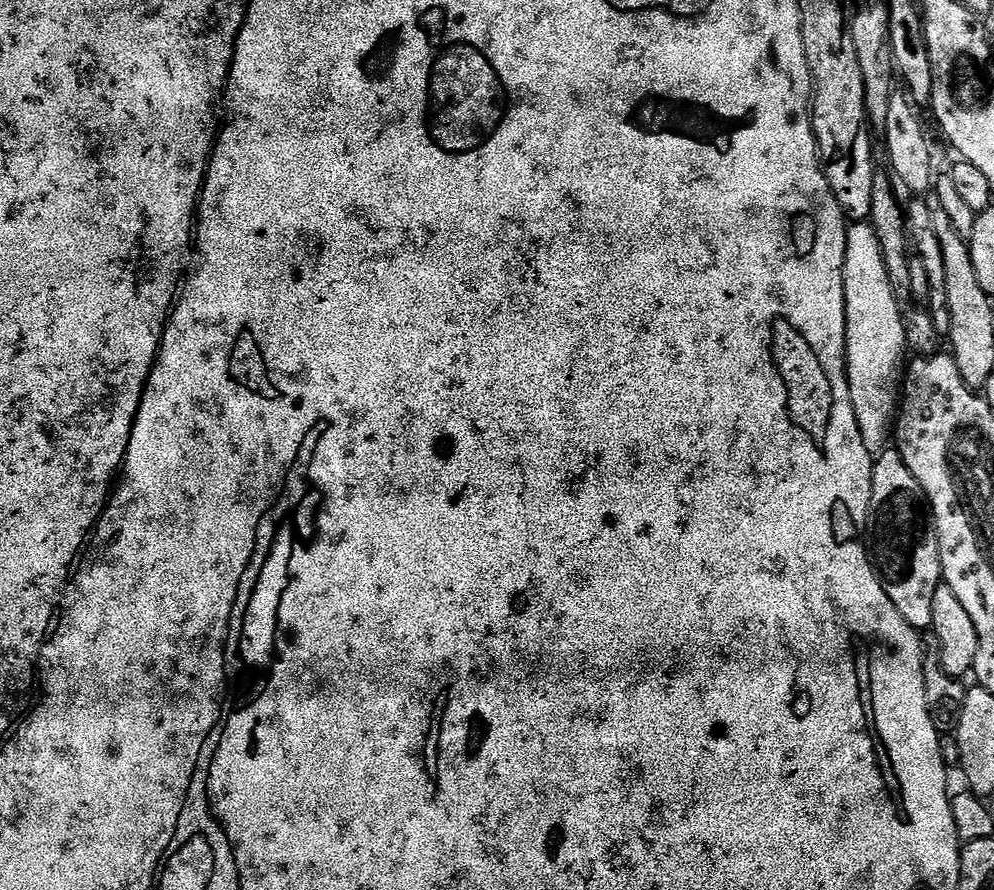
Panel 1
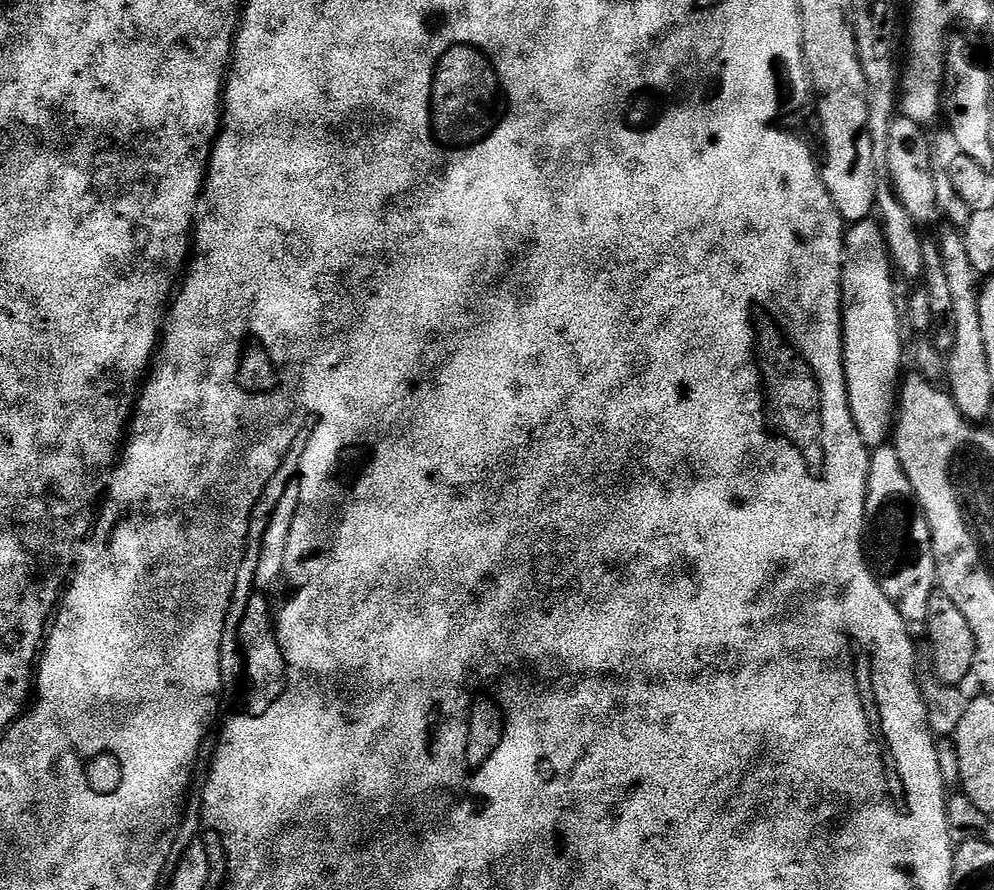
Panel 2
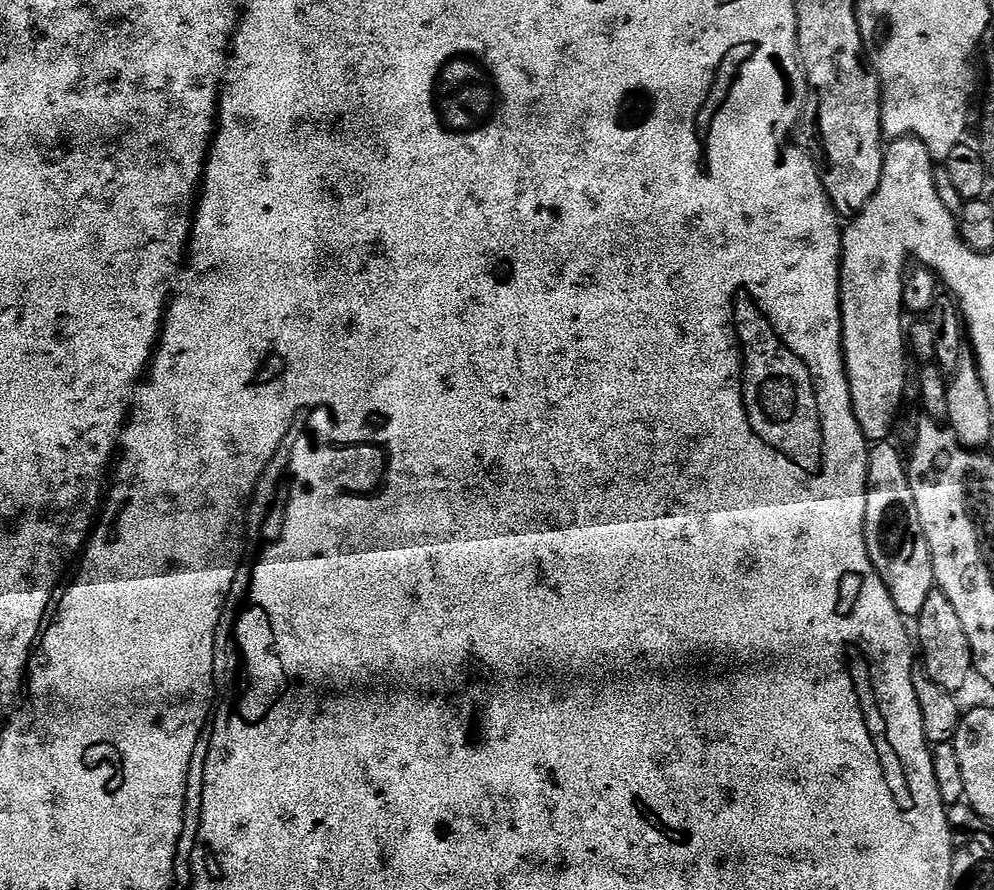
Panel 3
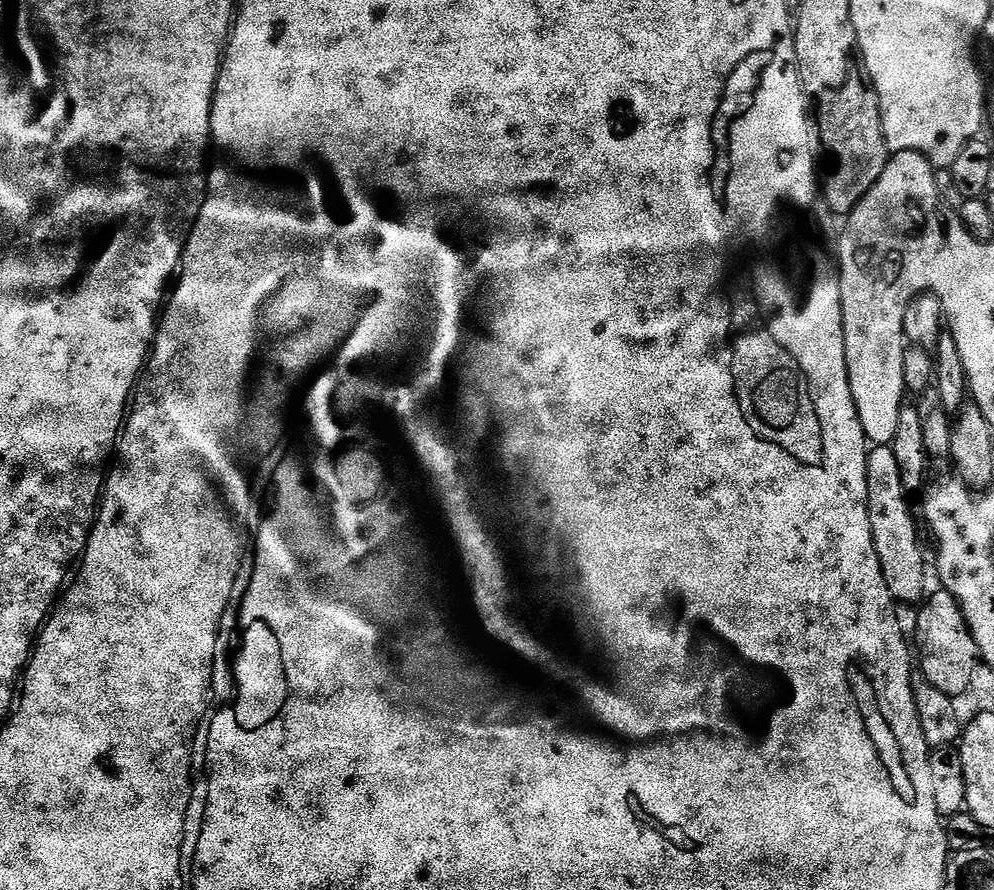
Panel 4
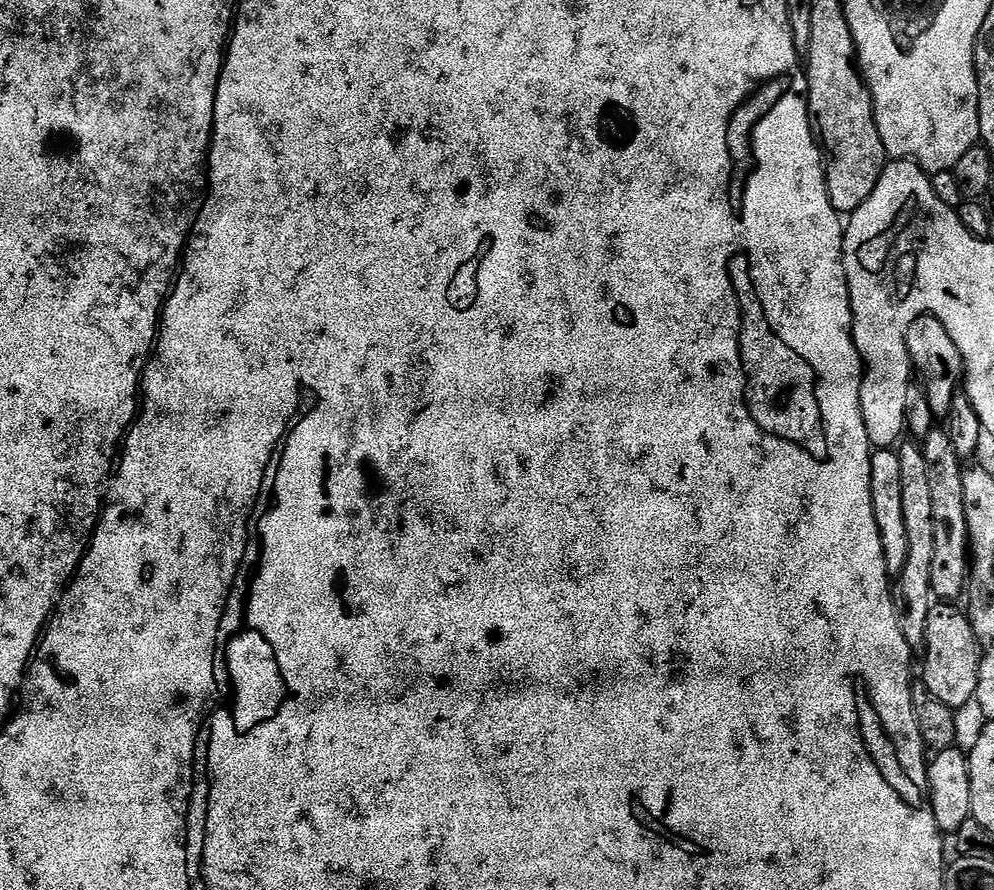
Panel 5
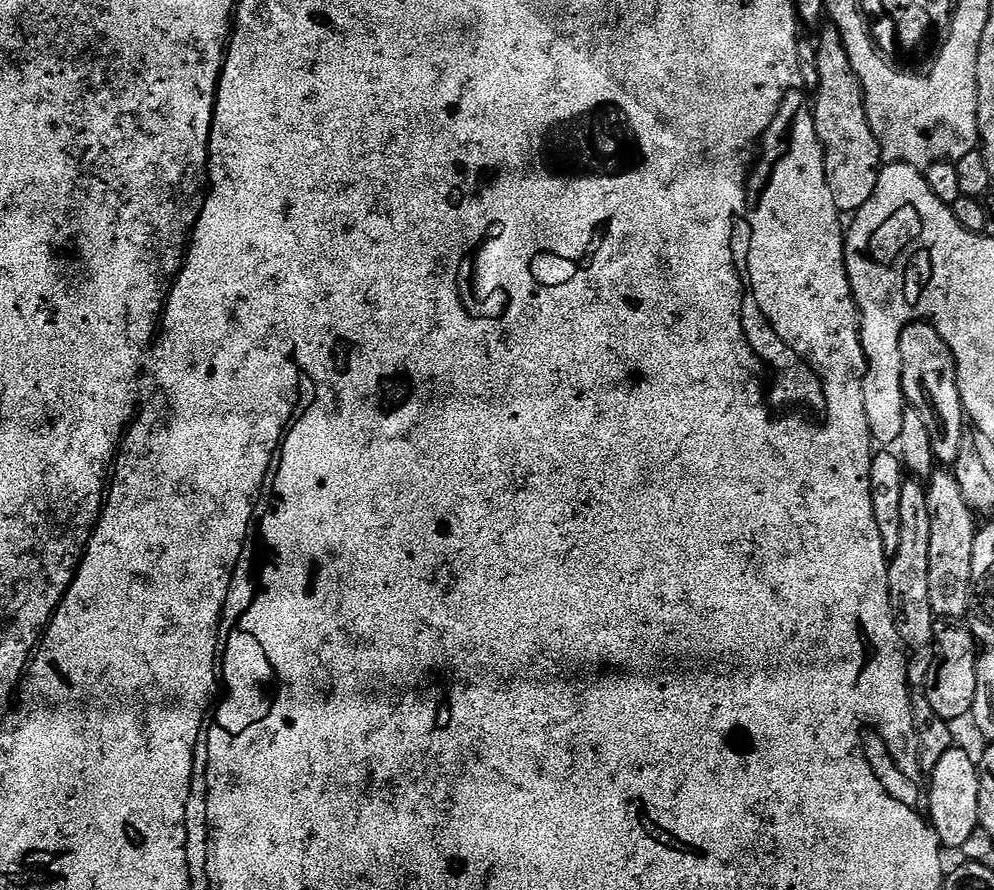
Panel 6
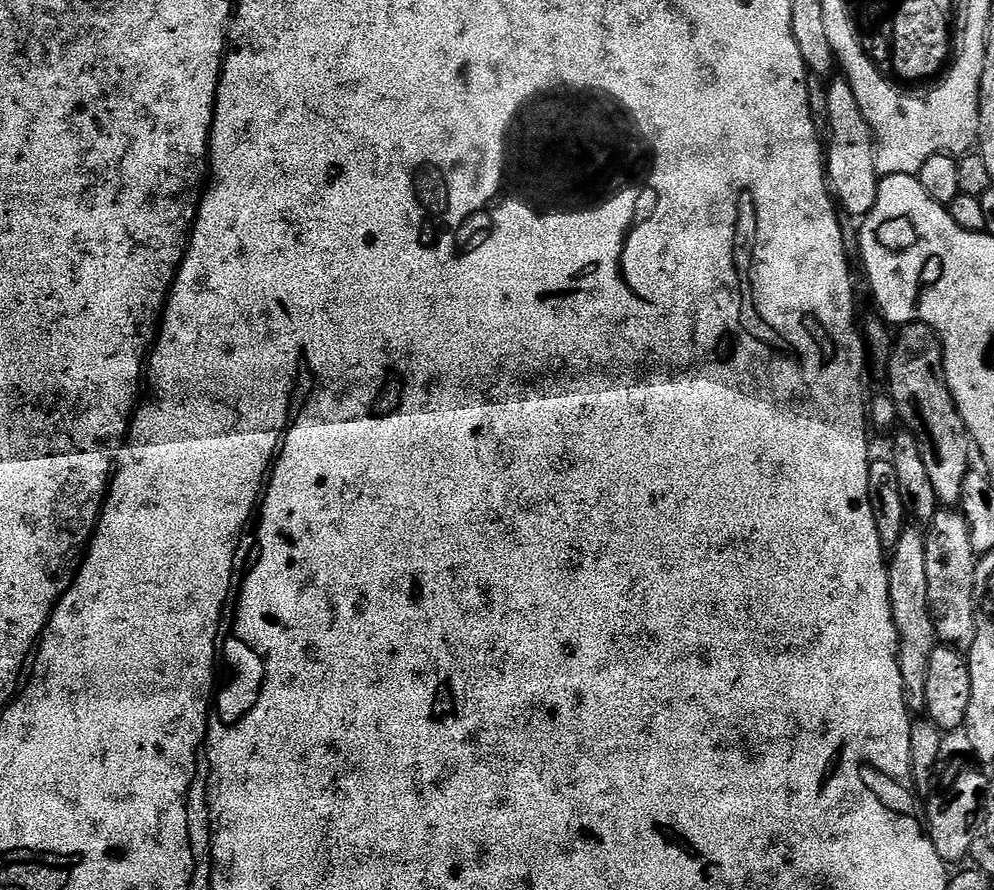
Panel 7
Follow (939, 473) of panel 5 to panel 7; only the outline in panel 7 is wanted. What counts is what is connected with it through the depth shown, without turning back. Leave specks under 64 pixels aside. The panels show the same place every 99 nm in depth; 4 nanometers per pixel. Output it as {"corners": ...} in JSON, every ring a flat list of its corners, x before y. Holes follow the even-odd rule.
{"corners":[[941,507,932,520,927,521,925,535,927,593,929,614,936,624,936,639,945,645,967,650,974,642,974,570,978,559,970,546,970,530,964,513,951,507]]}

